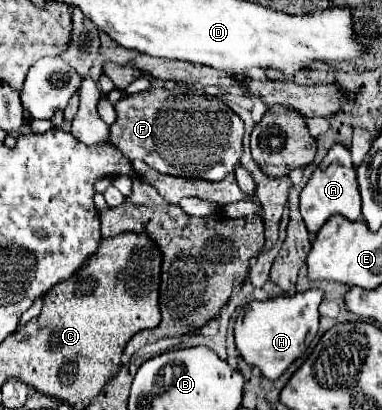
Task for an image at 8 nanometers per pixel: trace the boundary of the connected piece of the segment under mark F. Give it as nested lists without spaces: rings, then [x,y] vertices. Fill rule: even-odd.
[[[180,84],[180,92],[170,92],[168,88],[152,86],[142,94],[124,96],[114,106],[118,120],[112,126],[110,138],[114,146],[128,158],[128,160],[144,160],[150,168],[172,174],[172,176],[186,176],[186,178],[204,178],[210,182],[220,182],[224,176],[234,172],[242,156],[242,136],[244,136],[244,122],[226,106],[222,98],[210,98],[208,94]]]

